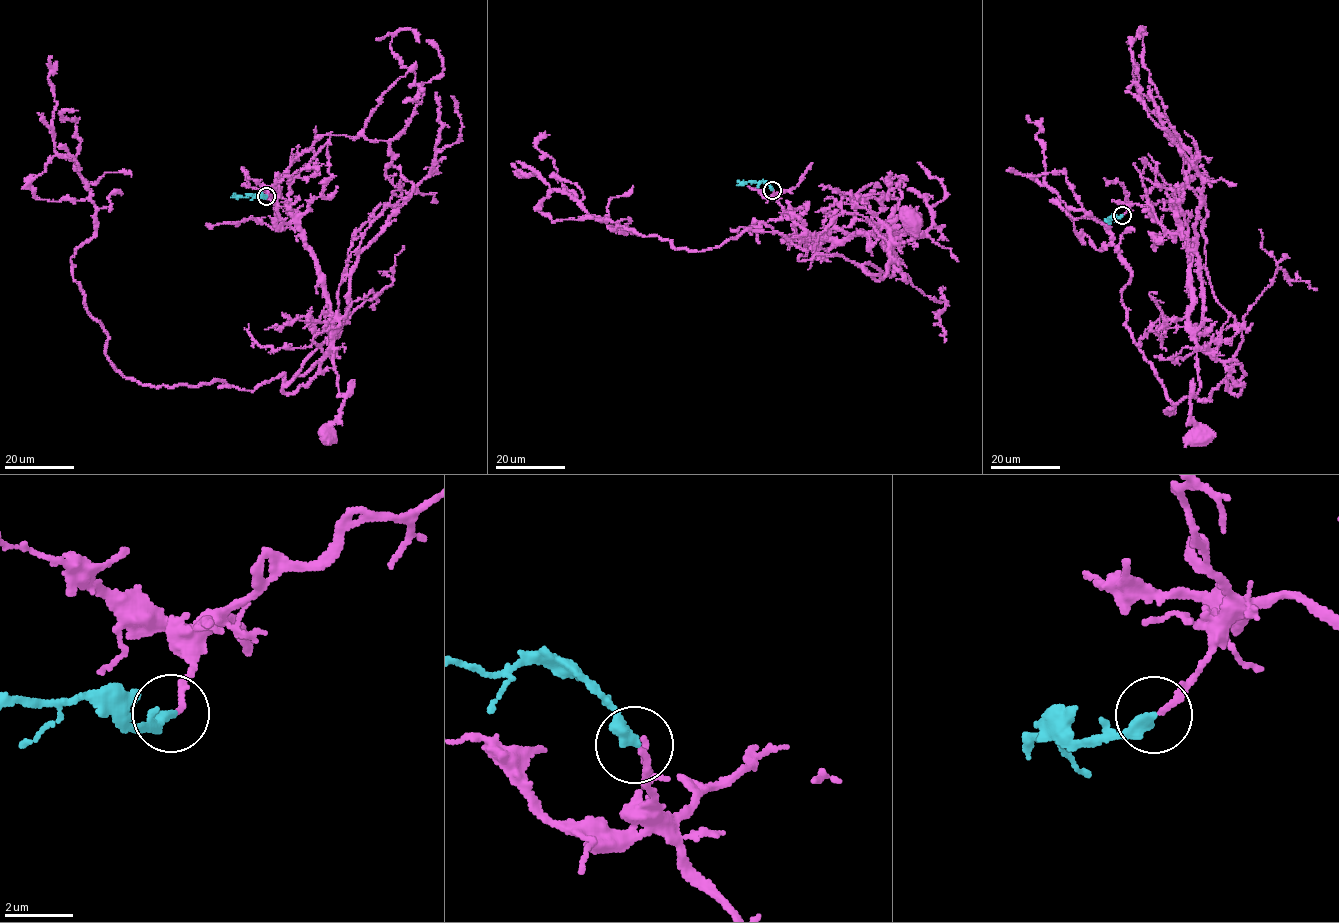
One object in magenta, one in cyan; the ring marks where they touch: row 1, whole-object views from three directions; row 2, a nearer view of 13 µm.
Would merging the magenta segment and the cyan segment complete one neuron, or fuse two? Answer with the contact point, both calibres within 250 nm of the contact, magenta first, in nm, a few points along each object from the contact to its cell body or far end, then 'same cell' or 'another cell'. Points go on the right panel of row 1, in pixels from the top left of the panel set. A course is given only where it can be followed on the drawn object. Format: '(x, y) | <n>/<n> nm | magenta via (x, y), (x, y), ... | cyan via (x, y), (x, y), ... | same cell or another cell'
(1122, 215) | 160/360 nm | magenta via (1123, 215), (1148, 205), (1189, 250), (1200, 388), (1189, 419), (1197, 433) | cyan via (1122, 215), (1109, 218), (1109, 223) | same cell

